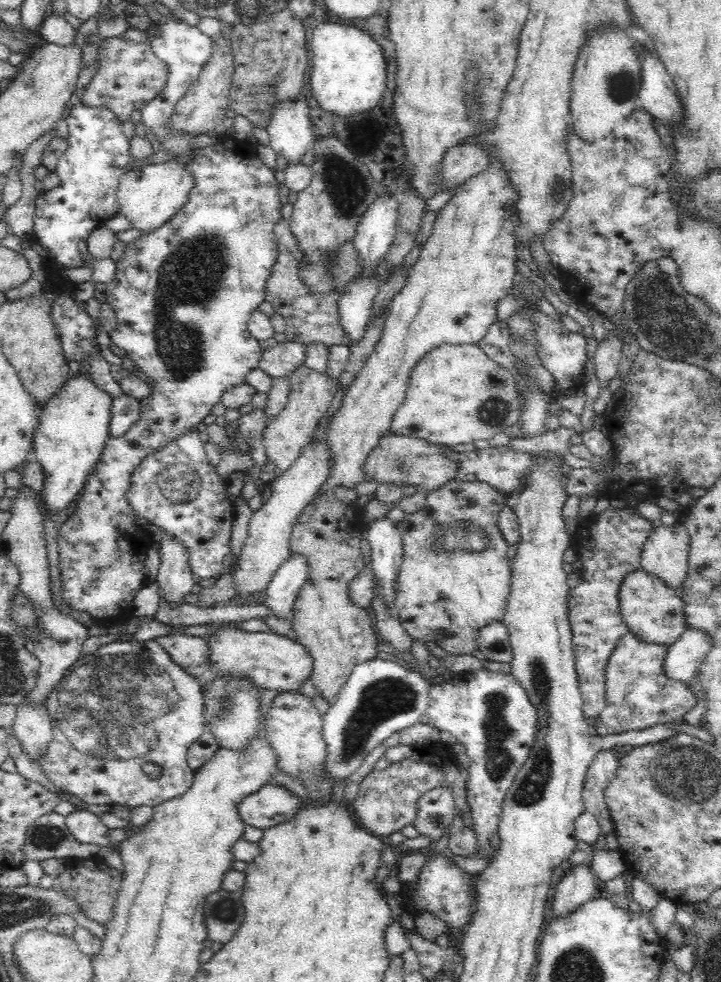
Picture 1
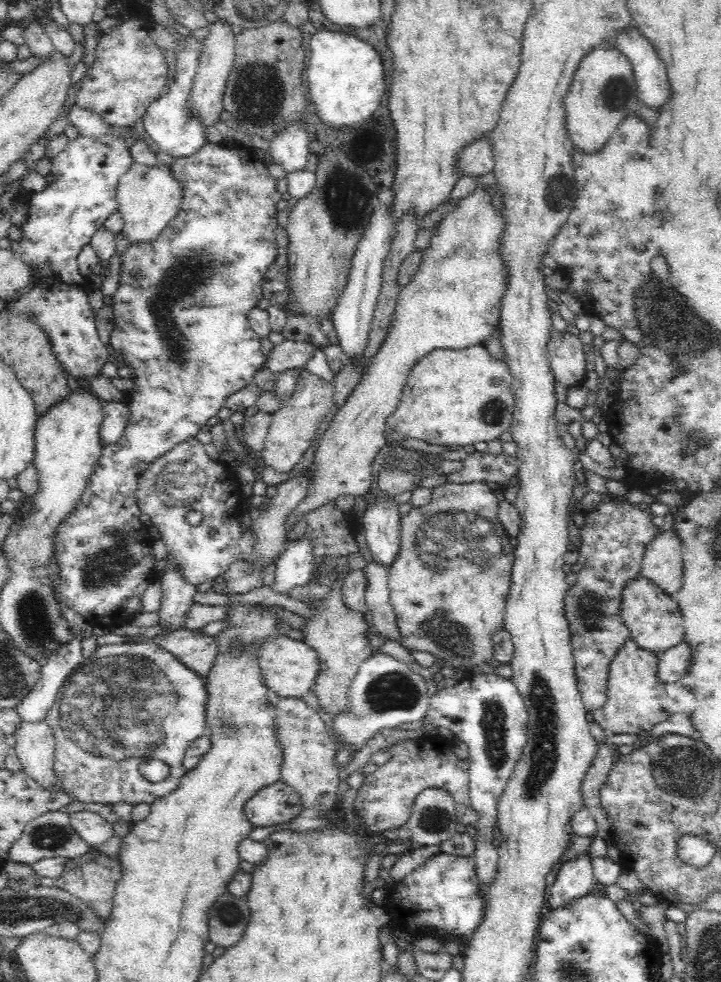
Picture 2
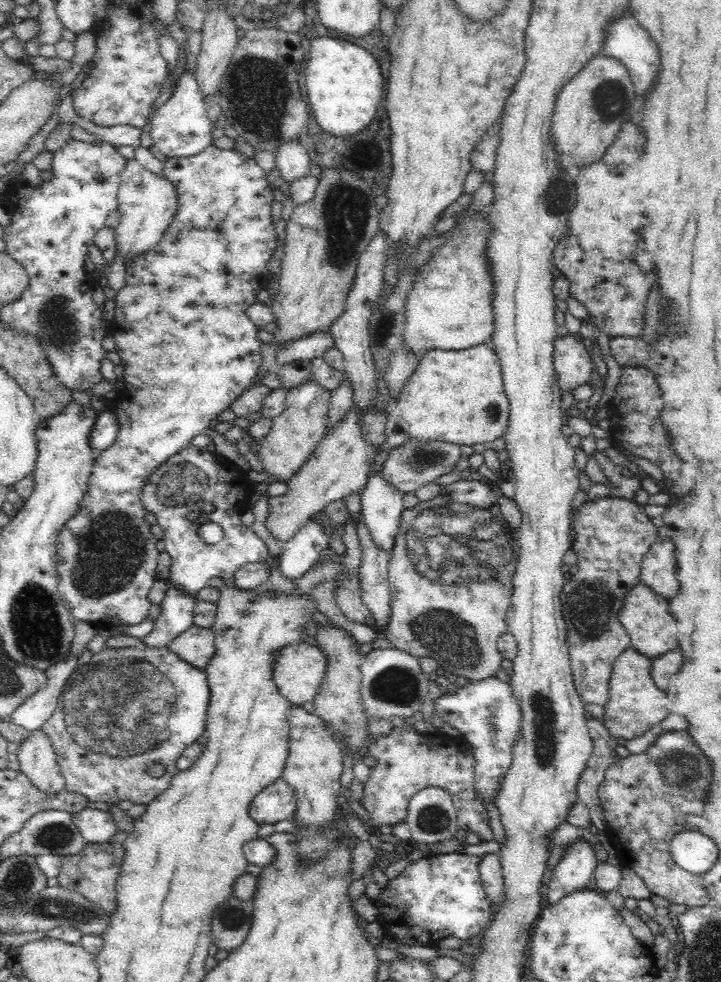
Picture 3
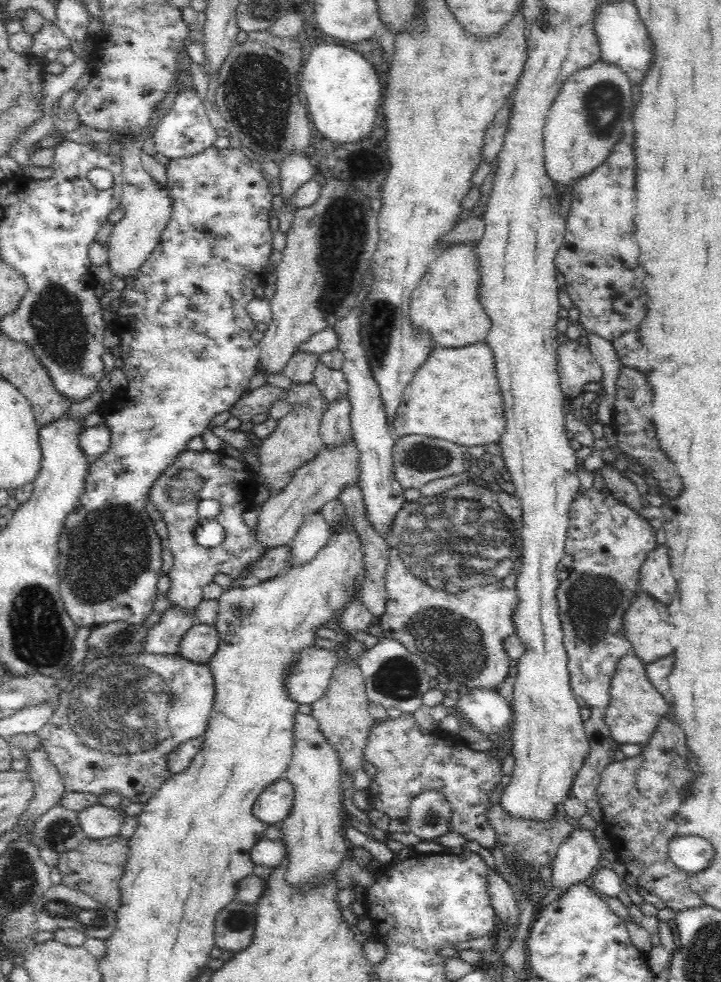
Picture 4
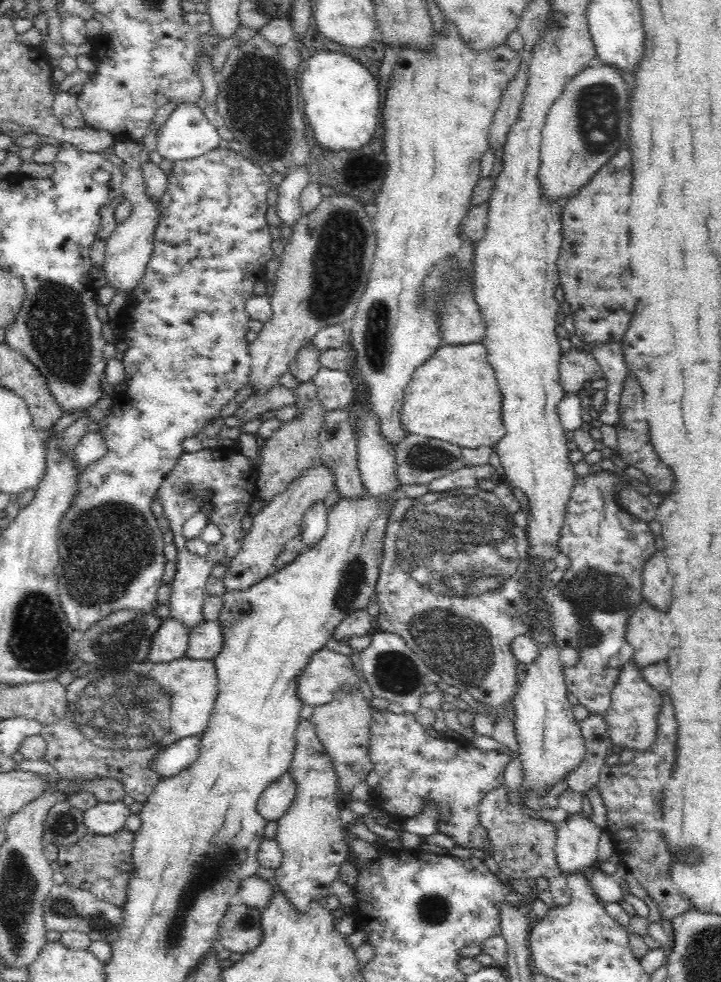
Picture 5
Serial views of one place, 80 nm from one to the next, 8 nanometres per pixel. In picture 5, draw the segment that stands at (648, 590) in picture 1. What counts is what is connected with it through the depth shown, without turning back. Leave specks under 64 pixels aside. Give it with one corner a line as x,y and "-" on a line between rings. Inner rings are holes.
646,600
639,603
635,611
627,619
626,640
633,648
633,663
636,663
640,670
658,664
661,660
667,660
674,645
674,629
669,614
659,611
650,605

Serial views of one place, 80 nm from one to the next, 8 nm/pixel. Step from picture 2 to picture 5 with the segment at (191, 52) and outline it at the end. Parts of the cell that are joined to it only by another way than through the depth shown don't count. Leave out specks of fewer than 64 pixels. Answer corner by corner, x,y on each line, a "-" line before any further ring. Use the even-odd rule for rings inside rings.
193,103
179,104
168,116
168,120
161,126
157,134
157,152
170,160
176,161
201,157
203,154
218,148
221,137
216,132
217,128
210,124
204,113
200,112

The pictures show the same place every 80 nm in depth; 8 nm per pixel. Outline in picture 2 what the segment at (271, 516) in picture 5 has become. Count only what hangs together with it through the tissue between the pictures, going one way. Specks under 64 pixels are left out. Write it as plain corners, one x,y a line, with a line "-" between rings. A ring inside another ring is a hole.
477,188
477,189
478,190
475,190
474,192
472,192
472,194
466,195
466,198
462,198
462,200
460,200
460,206
458,206
458,208
456,208
456,210
454,210
454,212
452,212
452,214
448,214
448,216
446,216
446,218
444,218
444,220
442,220
442,222
440,222
440,226
438,226
438,234
434,234
434,238
432,238
432,240
430,240
430,248
428,248
428,250
426,250
426,252
424,252
423,260
422,260
420,267
418,268
418,271
416,272
416,274
413,275
413,277
411,278
409,283
407,285
405,285
404,287
402,287
402,290
400,291
400,293
397,297
395,312
393,314
393,319
391,320
391,324
390,324
390,328
388,330
387,336
384,338
384,341
381,343
381,346
379,347
378,352
370,358
371,361
369,362
369,367
367,368
365,375
361,378
361,381
359,381
358,386
356,386
356,390
352,391
352,394
350,394
350,398
347,398
347,402
346,402
346,404
344,404
343,408
340,409
338,412
336,412
336,415
334,416
334,420
332,420
332,423
329,424
329,428
326,430
326,432
324,432
324,434
322,434
322,437
318,440
318,449
316,450
316,452
314,454
314,462
311,465
311,467
308,469
310,471
311,478
310,478
310,486
308,486
308,490
306,490
306,496
304,496
304,498
302,498
302,500
300,500
300,503
298,504
298,506
296,506
296,508
294,508
294,510
292,510
292,512
290,512
290,514
288,514
288,516
286,516
287,522
286,522
286,526
285,526
285,532
287,532
287,539
288,539
288,533
291,532
295,528
295,524
299,521
299,518
303,518
304,515
308,516
310,511
313,511
314,509
321,507
324,503
326,503
328,501
335,500
336,498
338,498
338,496
348,494
348,496
354,496
354,497
362,496
363,497
366,493
368,493
371,490
371,487
374,486
374,480
372,478
372,474
373,474
372,462
374,461
378,452
382,449
382,446
384,446
386,444
386,439
385,439
386,424
385,423
387,422
388,418
394,413
394,409
396,409
398,407
398,404
401,402
403,387
406,385
406,382
407,382
408,376
409,376
409,371
413,368
413,366
423,356
426,356
426,354
428,354
430,351
433,351
436,349
444,348
444,349
458,350
458,349
464,349
469,346
484,345
485,340
494,332
494,330
496,330
496,326
497,326
498,318
499,318
499,314
500,314
501,298
502,298
502,294
504,294
504,290
506,289
506,266
505,266
505,262
502,261
501,250
498,250
498,244
500,244
500,241
498,241
498,240
500,240
500,238
501,238
502,230
504,230
505,222
504,222
504,218
502,218
502,216
500,216
500,214
498,214
498,212
496,212
496,208
494,208
494,206
492,206
492,196
490,196
490,194
486,194
486,192
484,192
484,188

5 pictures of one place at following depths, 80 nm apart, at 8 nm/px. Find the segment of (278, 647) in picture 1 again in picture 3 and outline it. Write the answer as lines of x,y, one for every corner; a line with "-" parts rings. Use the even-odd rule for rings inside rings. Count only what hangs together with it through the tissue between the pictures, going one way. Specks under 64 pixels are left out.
291,643
288,646
279,648
275,652
275,660
272,662
272,674
274,682
280,694
288,702
298,707
304,702
313,702
319,687
326,678
327,656
318,650
317,646
308,643

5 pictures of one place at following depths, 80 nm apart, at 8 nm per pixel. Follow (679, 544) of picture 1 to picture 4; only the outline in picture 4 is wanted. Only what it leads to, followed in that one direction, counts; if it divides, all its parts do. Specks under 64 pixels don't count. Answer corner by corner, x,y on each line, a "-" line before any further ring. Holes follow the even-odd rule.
666,545
651,550
639,572
639,590
668,606
676,592
676,579
670,570
670,557

